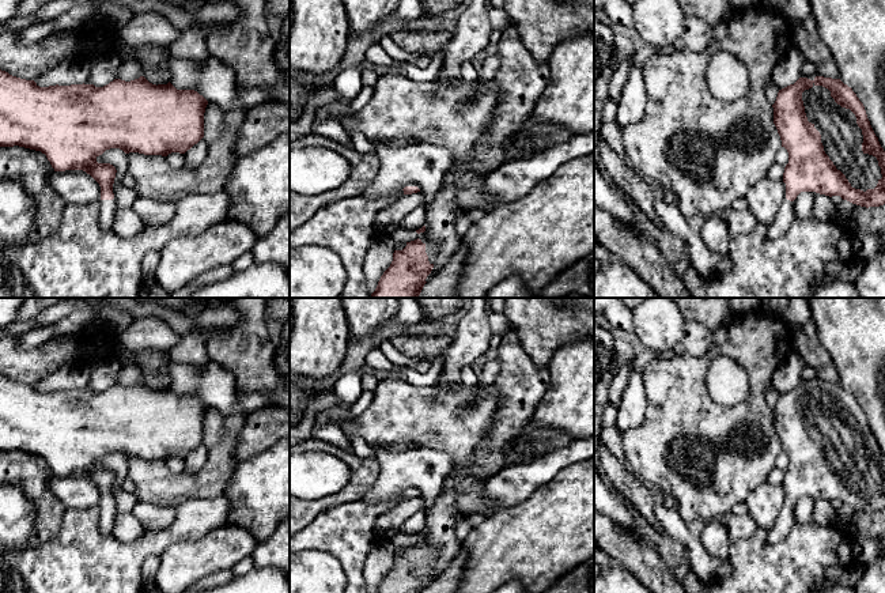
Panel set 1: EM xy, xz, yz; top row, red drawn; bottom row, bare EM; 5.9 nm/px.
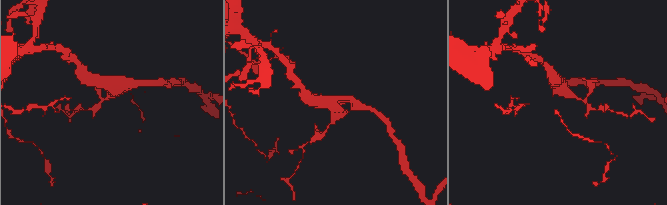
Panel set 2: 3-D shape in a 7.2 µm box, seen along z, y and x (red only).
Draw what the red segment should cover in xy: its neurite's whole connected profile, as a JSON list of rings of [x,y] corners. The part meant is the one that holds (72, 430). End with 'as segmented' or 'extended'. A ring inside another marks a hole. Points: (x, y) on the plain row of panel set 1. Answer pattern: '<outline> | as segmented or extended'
[[[0,374],[0,452],[24,452],[46,460],[54,476],[83,475],[101,491],[99,529],[102,535],[113,536],[116,507],[113,488],[116,472],[98,468],[97,462],[106,454],[120,453],[125,458],[167,461],[171,457],[185,458],[204,442],[204,418],[208,405],[194,394],[177,394],[167,389],[152,389],[144,381],[125,386],[114,384],[103,392],[94,389],[71,389],[39,392],[34,385],[26,385]]] | extended

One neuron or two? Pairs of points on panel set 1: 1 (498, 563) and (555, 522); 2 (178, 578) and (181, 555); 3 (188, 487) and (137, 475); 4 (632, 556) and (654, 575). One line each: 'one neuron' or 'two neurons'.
1: one neuron
2: one neuron
3: one neuron
4: one neuron

